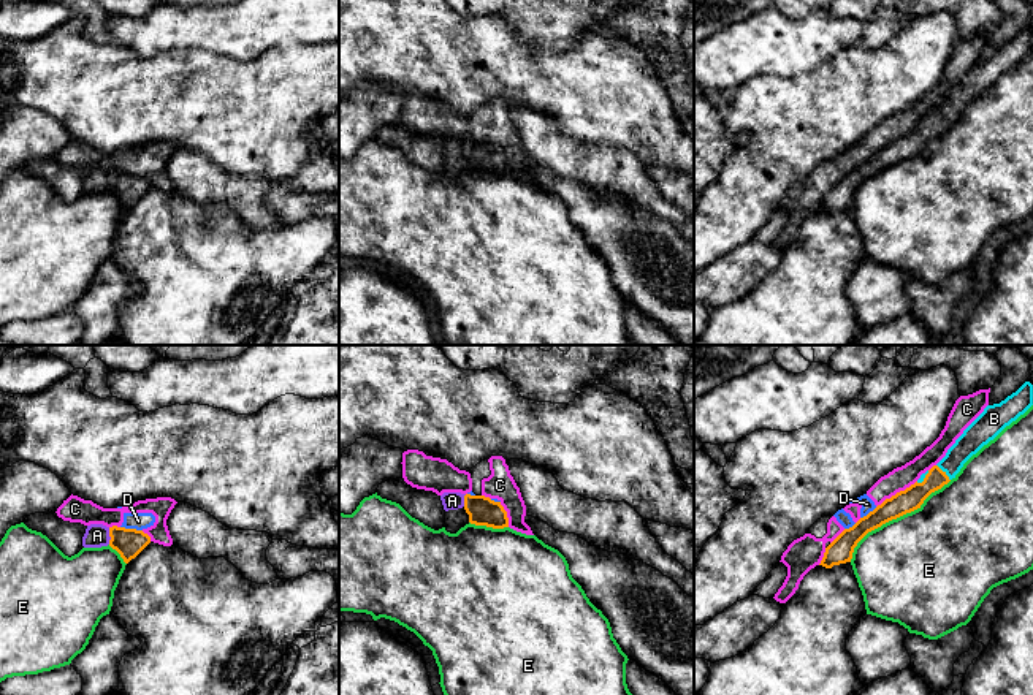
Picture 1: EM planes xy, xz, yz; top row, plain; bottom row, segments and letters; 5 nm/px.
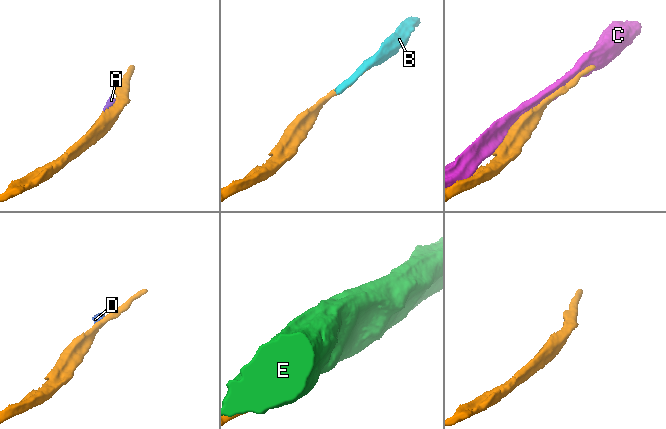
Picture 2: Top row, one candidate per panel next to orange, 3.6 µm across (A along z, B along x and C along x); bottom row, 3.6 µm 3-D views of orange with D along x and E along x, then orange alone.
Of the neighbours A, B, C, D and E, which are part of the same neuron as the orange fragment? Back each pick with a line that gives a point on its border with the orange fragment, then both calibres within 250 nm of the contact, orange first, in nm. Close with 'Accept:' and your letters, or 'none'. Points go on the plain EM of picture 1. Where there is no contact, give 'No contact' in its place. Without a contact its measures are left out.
A: Touches orange at xy (110, 181). Thickness 150 nm (orange) against 120 nm
B: Touches orange at yz (943, 117). Thickness 120 nm (orange) against 120 nm
Accept: A, B

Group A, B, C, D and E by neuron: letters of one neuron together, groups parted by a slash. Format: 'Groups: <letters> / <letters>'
Groups: A B / C D / E

